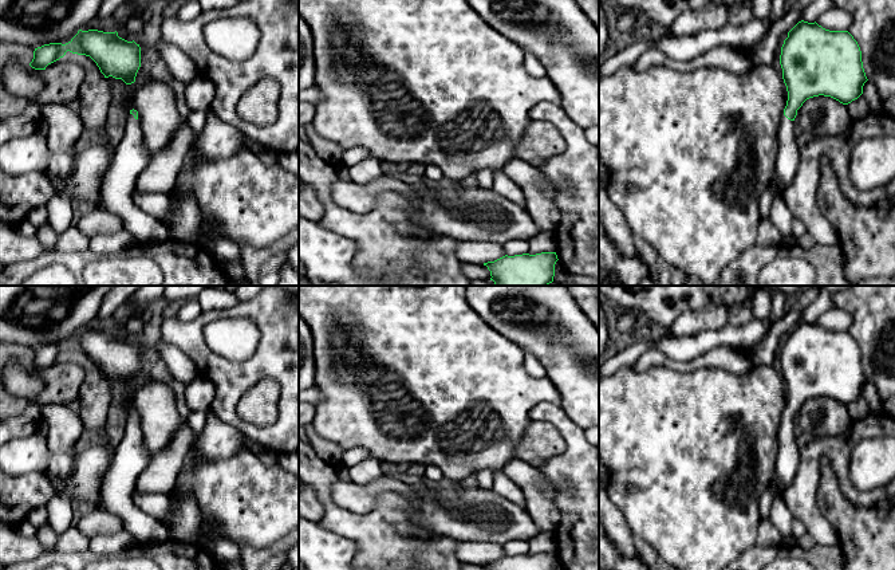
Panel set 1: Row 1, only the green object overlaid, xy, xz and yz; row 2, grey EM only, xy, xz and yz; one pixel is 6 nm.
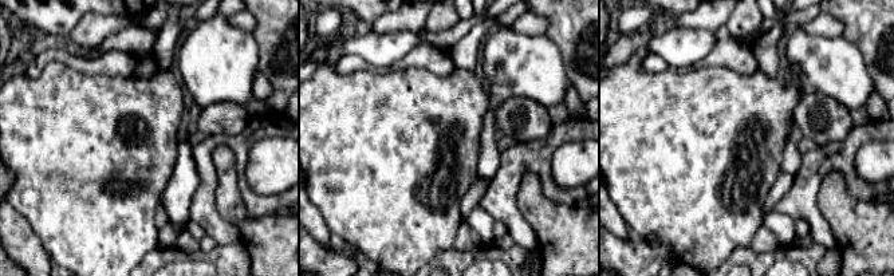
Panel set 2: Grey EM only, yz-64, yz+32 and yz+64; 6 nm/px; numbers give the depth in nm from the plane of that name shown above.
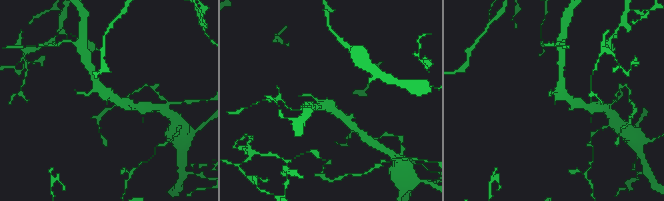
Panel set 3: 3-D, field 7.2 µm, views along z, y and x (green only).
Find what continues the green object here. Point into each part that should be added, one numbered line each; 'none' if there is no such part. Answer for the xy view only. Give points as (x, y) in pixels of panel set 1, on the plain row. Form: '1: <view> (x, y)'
1: xy (130, 459)

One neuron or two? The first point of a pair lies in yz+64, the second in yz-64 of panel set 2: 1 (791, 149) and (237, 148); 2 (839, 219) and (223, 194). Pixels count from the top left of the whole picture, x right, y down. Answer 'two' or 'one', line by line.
1: two
2: one

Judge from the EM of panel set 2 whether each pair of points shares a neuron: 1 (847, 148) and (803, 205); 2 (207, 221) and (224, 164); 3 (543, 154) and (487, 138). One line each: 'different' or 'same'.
1: same
2: different
3: different

